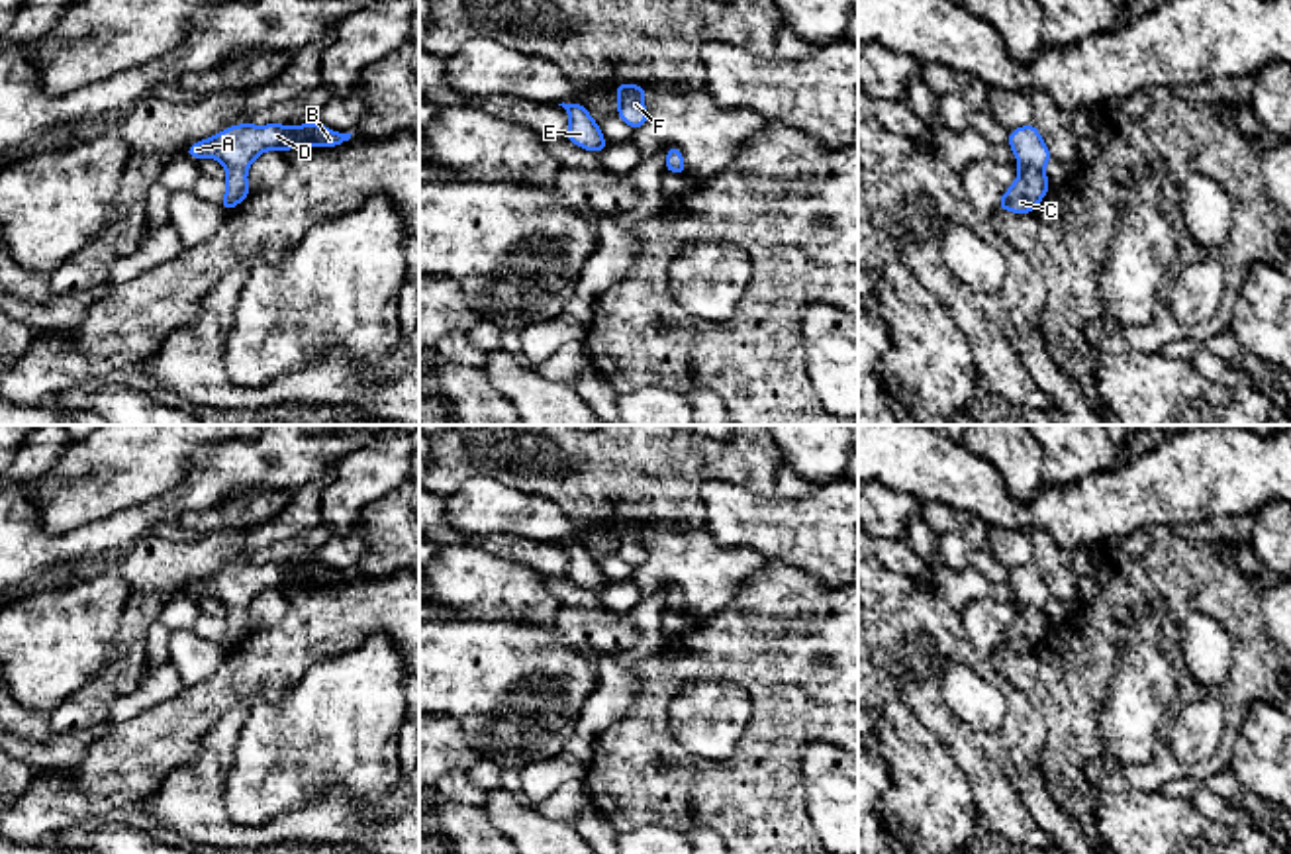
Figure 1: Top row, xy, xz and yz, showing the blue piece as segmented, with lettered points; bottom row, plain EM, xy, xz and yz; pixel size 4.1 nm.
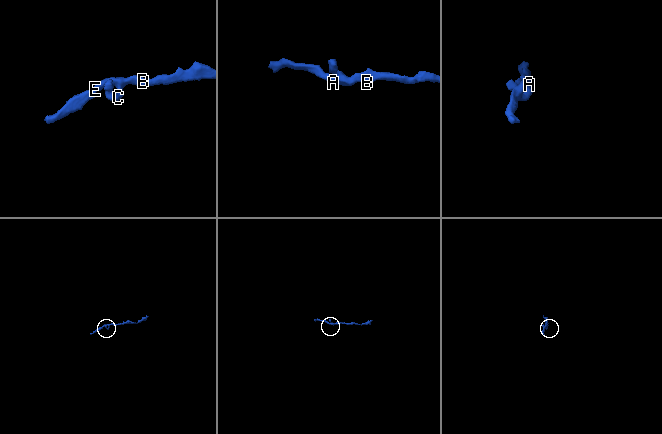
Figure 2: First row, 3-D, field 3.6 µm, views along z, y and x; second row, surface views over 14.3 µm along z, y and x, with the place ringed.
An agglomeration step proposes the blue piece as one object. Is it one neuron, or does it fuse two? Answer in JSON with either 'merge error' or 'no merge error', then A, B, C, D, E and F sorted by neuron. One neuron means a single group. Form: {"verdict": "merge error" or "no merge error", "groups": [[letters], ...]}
{"verdict": "no merge error", "groups": [["A", "B", "C", "D", "E", "F"]]}

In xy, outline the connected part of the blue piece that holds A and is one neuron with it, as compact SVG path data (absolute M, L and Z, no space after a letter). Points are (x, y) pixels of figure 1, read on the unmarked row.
M241 562L231 564L210 578L192 582L184 592L194 597L214 595L227 607L223 615L227 627L221 646L223 650L229 650L251 633L245 611L261 592L272 588L284 592L304 584L337 586L349 580L351 574L353 572L331 570L321 562L302 562L298 566L280 562L268 562L263 566Z

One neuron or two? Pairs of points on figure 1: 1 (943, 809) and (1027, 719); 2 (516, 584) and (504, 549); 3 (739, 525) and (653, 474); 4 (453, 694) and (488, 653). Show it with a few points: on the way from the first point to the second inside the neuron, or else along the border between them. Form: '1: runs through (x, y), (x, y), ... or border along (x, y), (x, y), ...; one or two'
1: border along (941, 743), (966, 778), (982, 821); two
2: border along (478, 545), (496, 555), (516, 559), (543, 576); two
3: border along (743, 488), (731, 482), (706, 480), (696, 492); two
4: runs through (463, 684), (484, 663); one

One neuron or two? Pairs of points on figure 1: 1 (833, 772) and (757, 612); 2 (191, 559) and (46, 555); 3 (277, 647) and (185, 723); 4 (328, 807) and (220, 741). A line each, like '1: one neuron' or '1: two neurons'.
1: two neurons
2: two neurons
3: one neuron
4: one neuron

